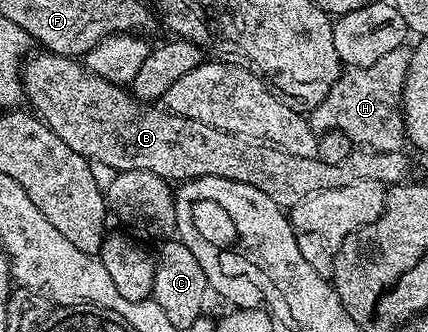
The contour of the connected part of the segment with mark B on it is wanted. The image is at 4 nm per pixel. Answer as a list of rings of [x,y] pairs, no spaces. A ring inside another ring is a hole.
[[[39,53],[35,58],[27,57],[22,66],[25,101],[34,105],[33,113],[69,148],[91,164],[107,166],[110,172],[143,170],[174,184],[208,176],[227,178],[260,188],[268,200],[283,208],[300,204],[300,200],[316,192],[340,188],[356,180],[401,184],[411,177],[410,162],[402,150],[380,152],[358,148],[340,164],[324,164],[316,156],[292,156],[278,146],[229,134],[183,114],[143,108],[123,87],[96,76],[77,57]]]

